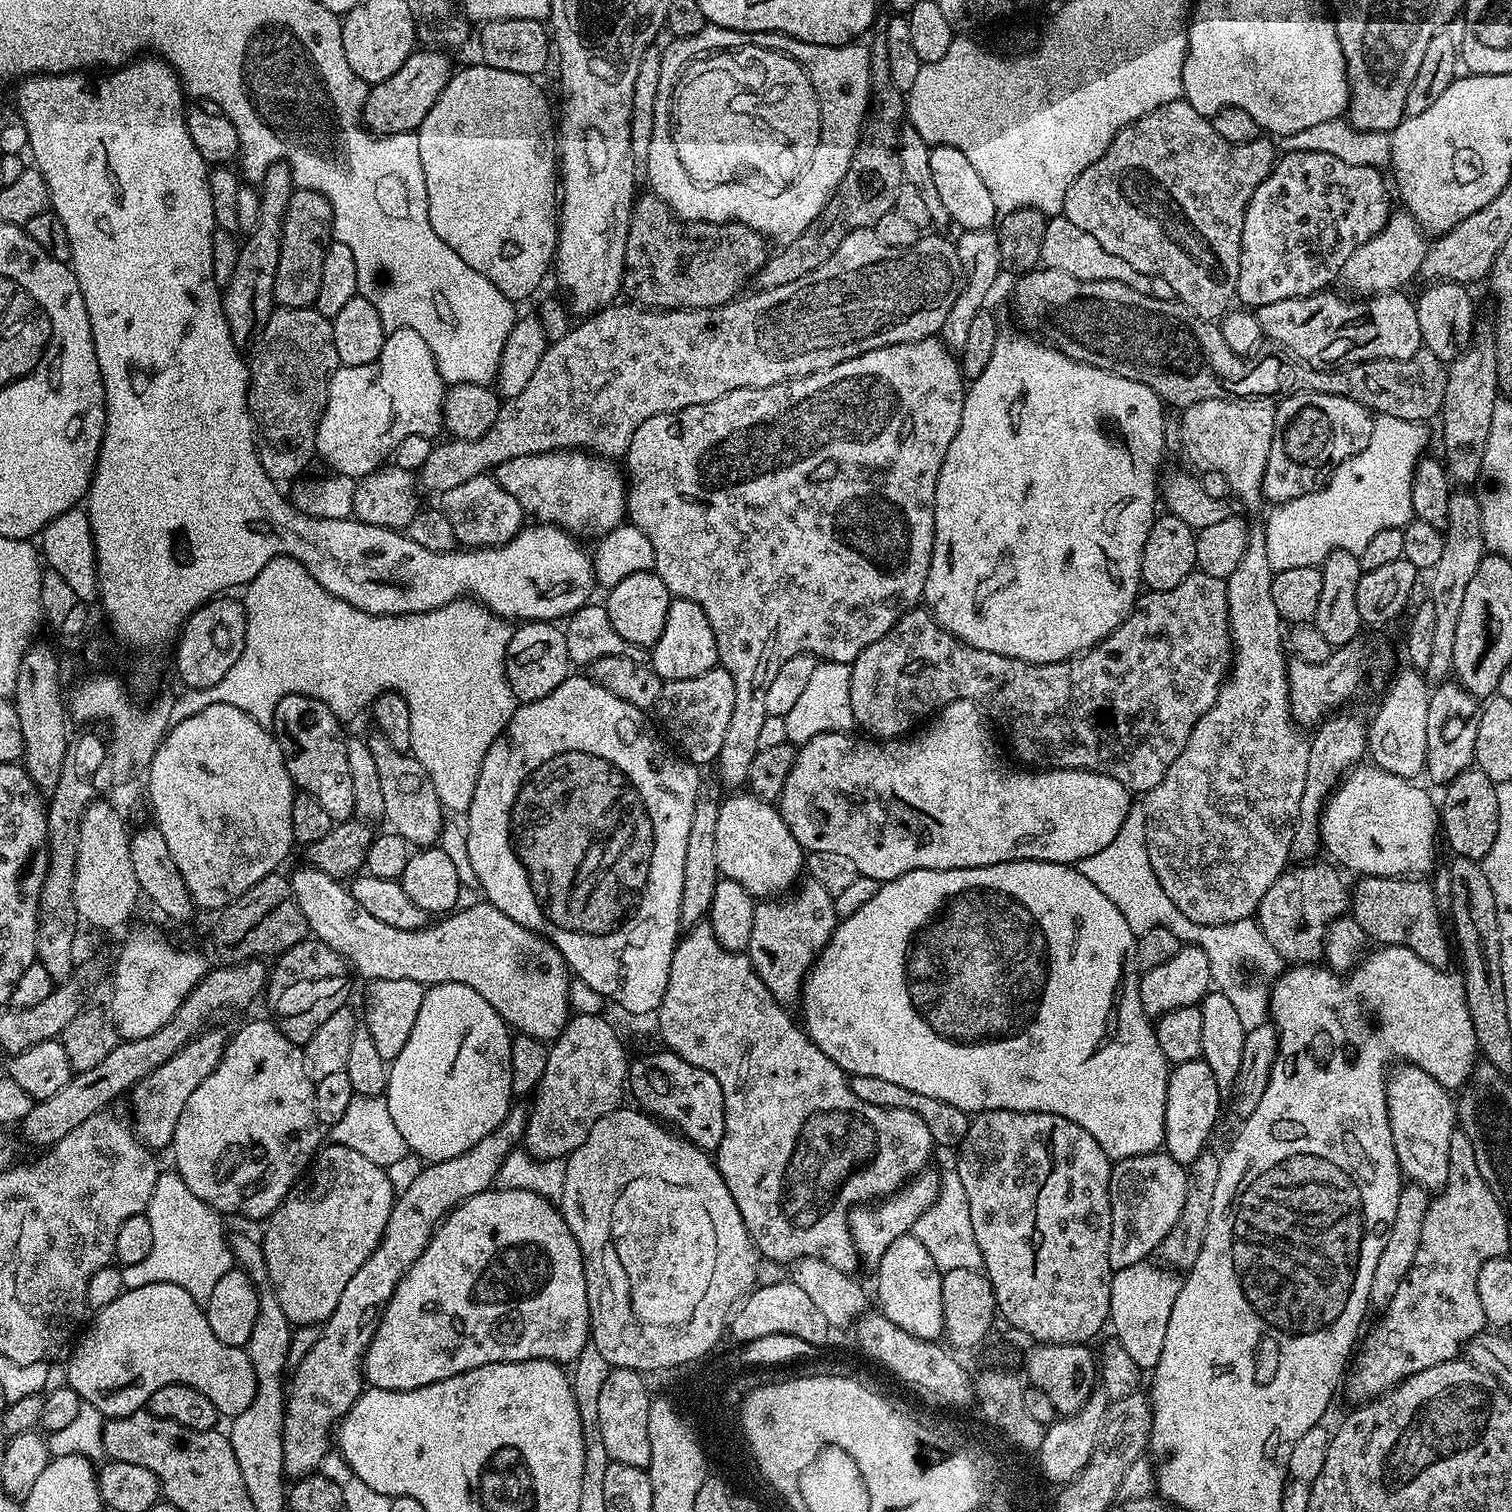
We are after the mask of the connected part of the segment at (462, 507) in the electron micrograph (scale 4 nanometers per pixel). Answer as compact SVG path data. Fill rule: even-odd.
M488 474L470 478L470 482L462 482L462 486L454 486L454 490L443 493L442 500L442 510L446 518L450 518L450 526L454 526L457 541L468 548L495 548L498 544L510 542L526 524L526 513L518 498L514 498L514 494L504 490L499 482Z

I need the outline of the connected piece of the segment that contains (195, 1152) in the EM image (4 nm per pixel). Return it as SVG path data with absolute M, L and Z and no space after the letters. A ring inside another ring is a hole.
M271 1019L252 1020L249 1024L242 1025L236 1033L231 1033L228 1045L224 1047L222 1058L210 1074L210 1078L206 1078L206 1082L202 1082L202 1086L198 1086L198 1090L194 1090L194 1094L190 1094L190 1098L186 1098L186 1106L182 1106L182 1115L178 1118L178 1126L174 1130L174 1138L170 1145L170 1153L172 1152L173 1158L176 1159L174 1168L180 1173L182 1182L186 1182L186 1186L190 1186L190 1190L194 1190L194 1194L198 1194L198 1198L202 1198L202 1202L206 1202L217 1212L221 1214L237 1212L238 1215L245 1216L248 1220L261 1219L260 1221L263 1221L288 1199L288 1191L304 1175L321 1147L322 1126L316 1120L316 1111L314 1110L316 1085L306 1074L306 1066L302 1066L303 1057L303 1047L290 1042L290 1038L286 1038L286 1034L282 1034Z

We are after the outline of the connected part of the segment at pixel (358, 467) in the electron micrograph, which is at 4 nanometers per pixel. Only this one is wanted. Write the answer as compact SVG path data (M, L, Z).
M393 328L385 335L378 359L362 366L340 366L328 383L328 401L316 427L315 455L329 464L333 473L362 477L381 467L393 450L410 434L436 438L444 428L444 393L446 385L438 374L430 346L422 342L422 334L409 328Z

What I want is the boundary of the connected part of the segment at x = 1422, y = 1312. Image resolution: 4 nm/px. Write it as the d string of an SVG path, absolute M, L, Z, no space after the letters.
M1453 1132L1446 1182L1429 1199L1418 1254L1414 1254L1414 1262L1406 1278L1402 1278L1395 1290L1394 1298L1390 1298L1390 1302L1379 1313L1380 1321L1369 1330L1368 1337L1366 1332L1359 1341L1358 1351L1351 1361L1346 1388L1348 1384L1348 1396L1356 1400L1352 1402L1374 1400L1406 1378L1422 1370L1430 1370L1430 1366L1457 1359L1468 1341L1485 1331L1488 1319L1482 1310L1482 1298L1478 1296L1478 1270L1482 1270L1488 1260L1499 1260L1509 1255L1508 1232L1510 1226L1506 1222L1506 1214L1478 1170L1478 1158L1474 1158L1472 1139L1465 1132Z

